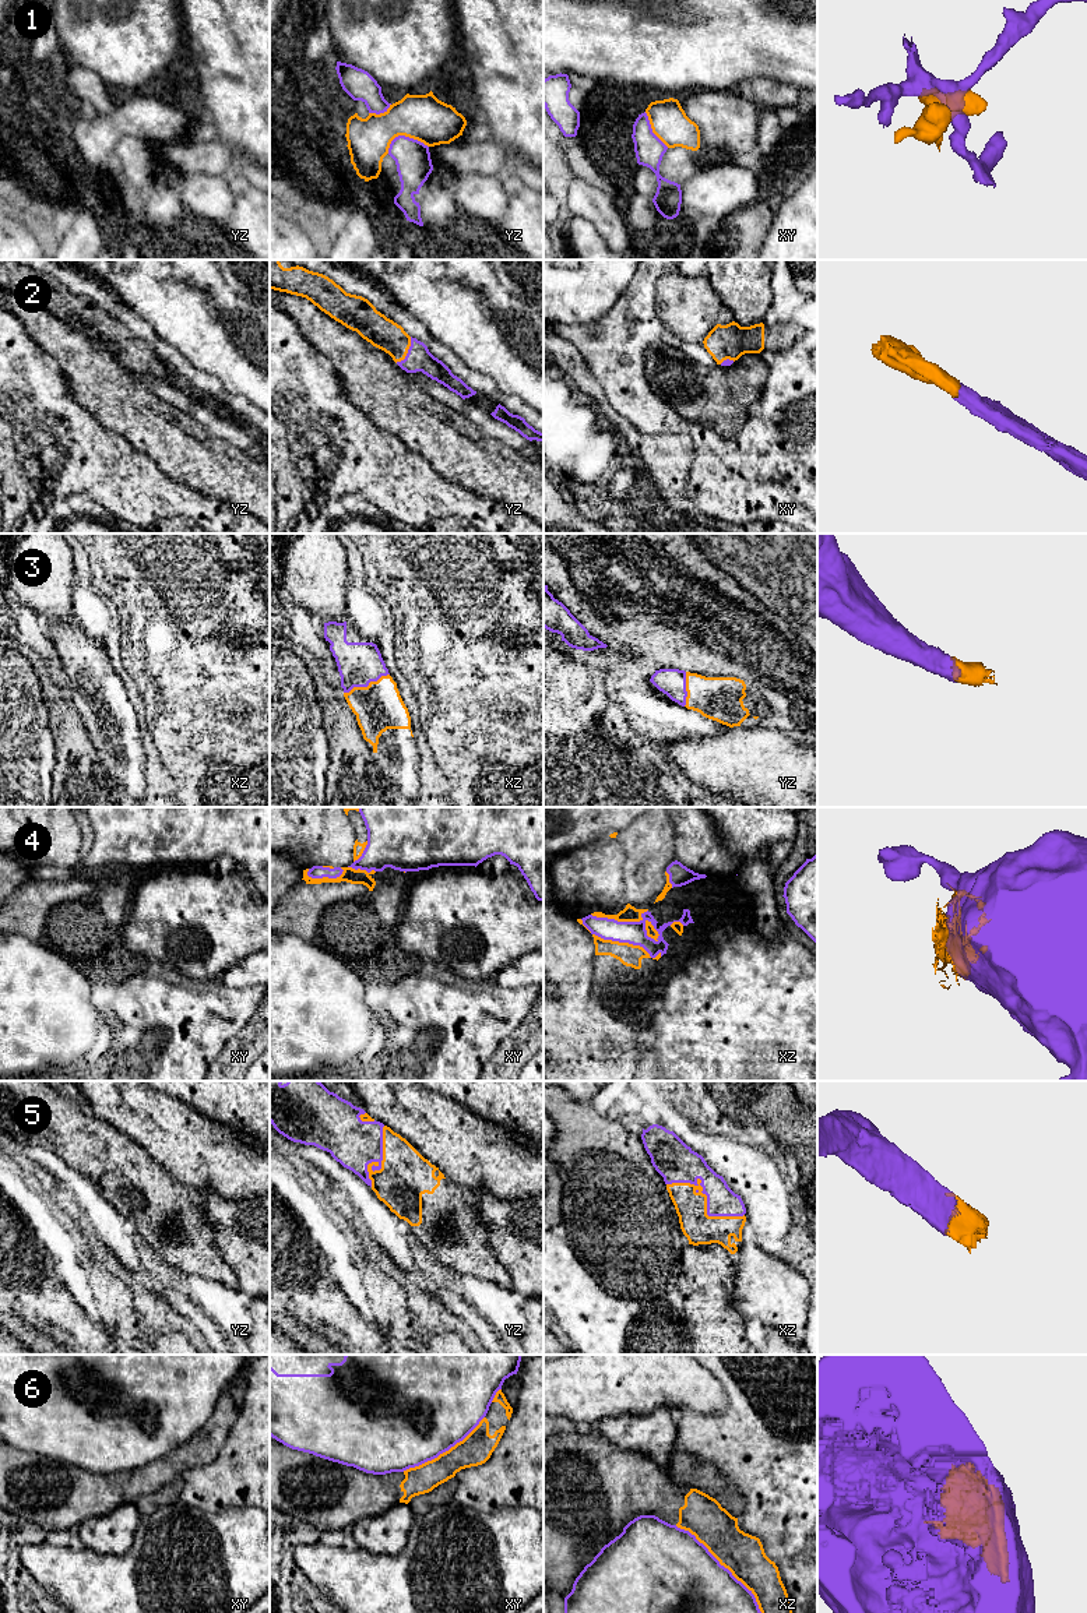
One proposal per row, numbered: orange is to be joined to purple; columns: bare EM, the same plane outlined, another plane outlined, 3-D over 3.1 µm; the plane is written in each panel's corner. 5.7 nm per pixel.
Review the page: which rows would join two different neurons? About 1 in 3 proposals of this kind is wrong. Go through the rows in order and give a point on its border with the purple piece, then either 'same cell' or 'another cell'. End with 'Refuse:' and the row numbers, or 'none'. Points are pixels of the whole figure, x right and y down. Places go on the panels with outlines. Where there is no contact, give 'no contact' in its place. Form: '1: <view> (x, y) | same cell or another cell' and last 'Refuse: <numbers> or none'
1: yz (404, 136) | another cell
2: yz (408, 352) | same cell
3: xz (366, 686) | same cell
4: xz (629, 922) | another cell
5: xz (707, 1201) | same cell
6: xz (723, 1566) | another cell
Refuse: 1, 4, 6

